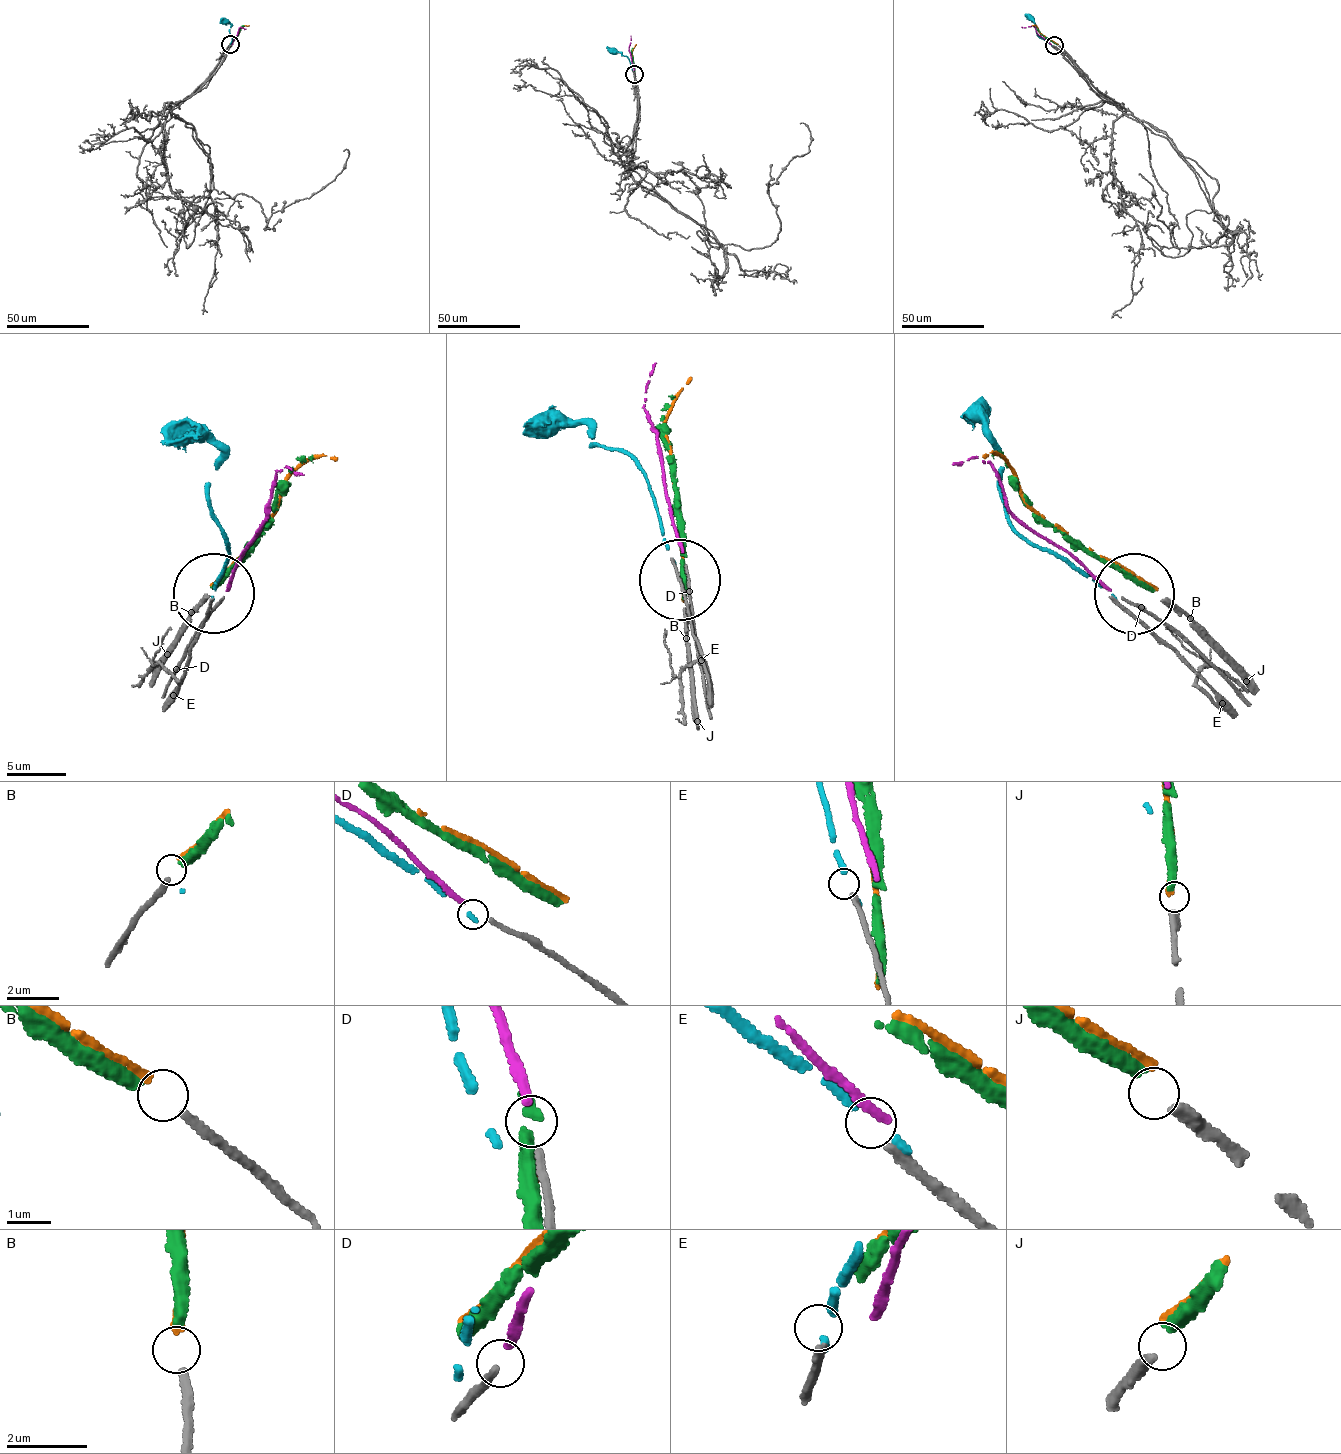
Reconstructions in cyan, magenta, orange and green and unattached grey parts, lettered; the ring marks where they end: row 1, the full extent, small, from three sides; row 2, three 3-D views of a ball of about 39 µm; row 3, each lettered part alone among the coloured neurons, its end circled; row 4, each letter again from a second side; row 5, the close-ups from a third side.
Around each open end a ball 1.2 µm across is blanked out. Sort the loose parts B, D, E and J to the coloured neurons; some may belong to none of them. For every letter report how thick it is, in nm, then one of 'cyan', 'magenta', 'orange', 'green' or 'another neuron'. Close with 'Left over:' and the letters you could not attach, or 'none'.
B: calibre 200 nm; orange
D: calibre 170 nm; magenta
E: calibre 200 nm; another neuron
J: calibre 320 nm; green
Left over: E

